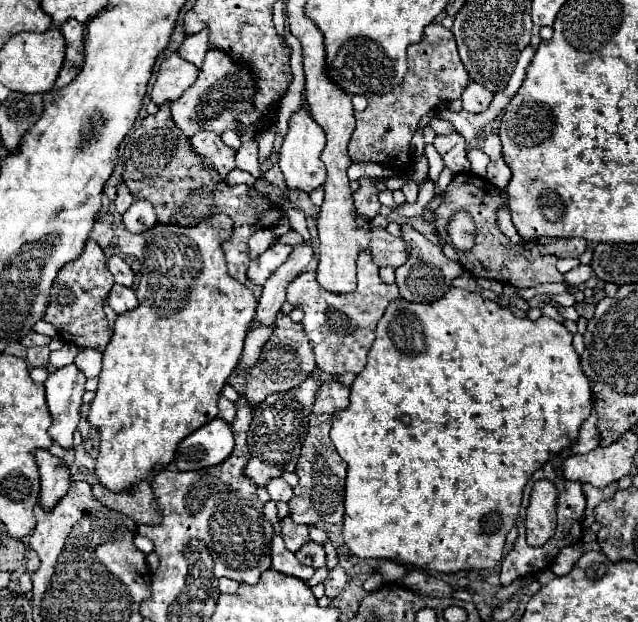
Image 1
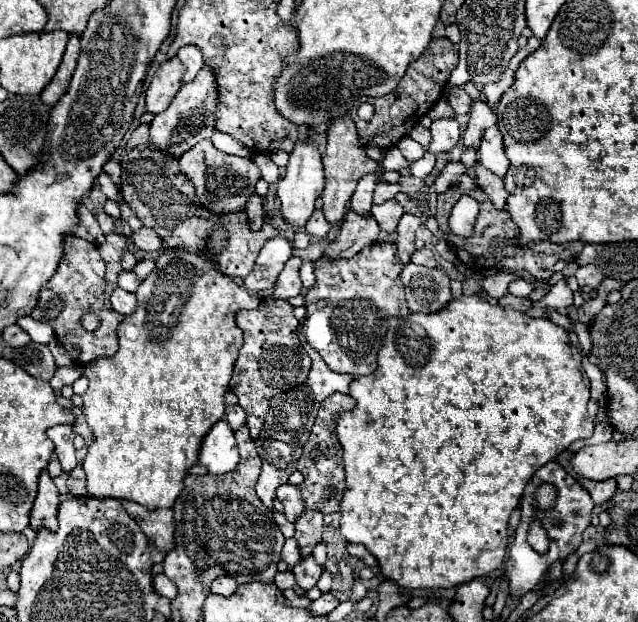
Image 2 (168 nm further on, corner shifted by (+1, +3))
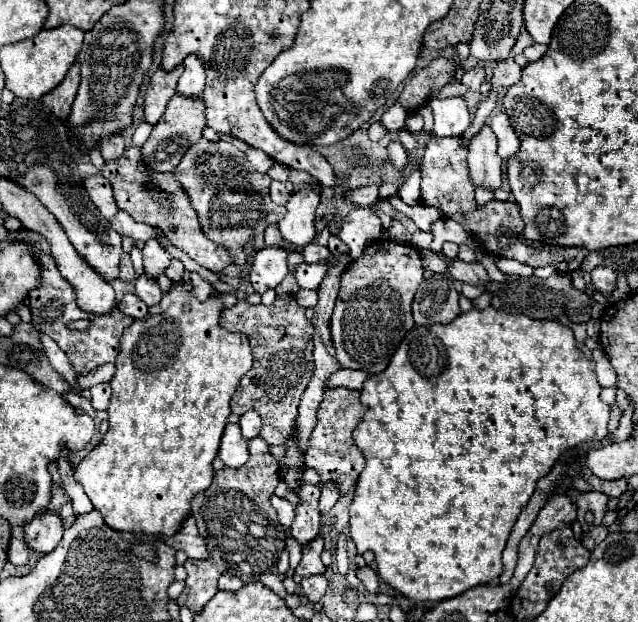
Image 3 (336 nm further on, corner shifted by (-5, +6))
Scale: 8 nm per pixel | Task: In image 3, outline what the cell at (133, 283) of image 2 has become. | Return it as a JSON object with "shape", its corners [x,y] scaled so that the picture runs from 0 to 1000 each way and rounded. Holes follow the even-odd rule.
{"shape":[[[216,444],[213,447],[213,463],[210,469],[232,489],[232,492],[241,492],[245,486],[251,486],[254,479],[254,466],[248,463],[248,453],[245,450],[232,450],[229,444]]]}

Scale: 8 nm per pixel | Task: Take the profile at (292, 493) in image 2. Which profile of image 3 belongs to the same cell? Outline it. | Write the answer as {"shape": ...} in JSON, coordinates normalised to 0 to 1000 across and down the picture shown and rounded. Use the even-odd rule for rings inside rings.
{"shape":[[[470,778],[467,788],[467,814],[464,814],[464,833],[455,846],[458,862],[470,871],[480,875],[486,871],[498,852],[502,852],[502,823],[498,823],[498,801],[502,801],[502,781],[489,778]]]}

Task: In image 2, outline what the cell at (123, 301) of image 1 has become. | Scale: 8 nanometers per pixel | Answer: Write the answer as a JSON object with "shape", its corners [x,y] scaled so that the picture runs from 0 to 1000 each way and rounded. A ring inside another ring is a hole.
{"shape":[[[179,465],[172,474],[172,487],[176,487],[176,497],[188,506],[207,506],[213,500],[213,474],[194,465]]]}

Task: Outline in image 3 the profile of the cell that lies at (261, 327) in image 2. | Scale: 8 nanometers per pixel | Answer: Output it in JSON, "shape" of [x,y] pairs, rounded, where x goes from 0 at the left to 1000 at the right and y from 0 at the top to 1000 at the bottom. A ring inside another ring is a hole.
{"shape":[[[458,473],[433,476],[426,492],[389,489],[373,482],[364,495],[348,502],[351,527],[382,534],[392,547],[398,588],[379,605],[376,621],[364,637],[364,662],[382,666],[398,659],[411,672],[408,701],[423,717],[439,717],[458,698],[458,682],[467,669],[467,650],[473,627],[483,621],[492,585],[489,585],[489,518],[476,508],[476,495],[467,492]]]}

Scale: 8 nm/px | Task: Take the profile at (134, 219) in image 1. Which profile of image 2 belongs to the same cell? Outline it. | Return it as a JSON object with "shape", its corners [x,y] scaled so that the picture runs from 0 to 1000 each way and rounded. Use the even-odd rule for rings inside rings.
{"shape":[[[223,365],[216,375],[210,375],[207,384],[210,384],[210,394],[219,404],[229,404],[229,407],[251,407],[254,404],[254,387],[248,384],[248,378],[245,378],[241,368]]]}

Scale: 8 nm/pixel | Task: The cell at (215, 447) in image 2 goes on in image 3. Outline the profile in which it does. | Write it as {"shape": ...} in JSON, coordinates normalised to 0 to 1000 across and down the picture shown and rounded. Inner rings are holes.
{"shape":[[[357,682],[348,698],[342,736],[357,749],[357,752],[376,752],[389,743],[389,717],[382,701],[376,698],[373,682]]]}

